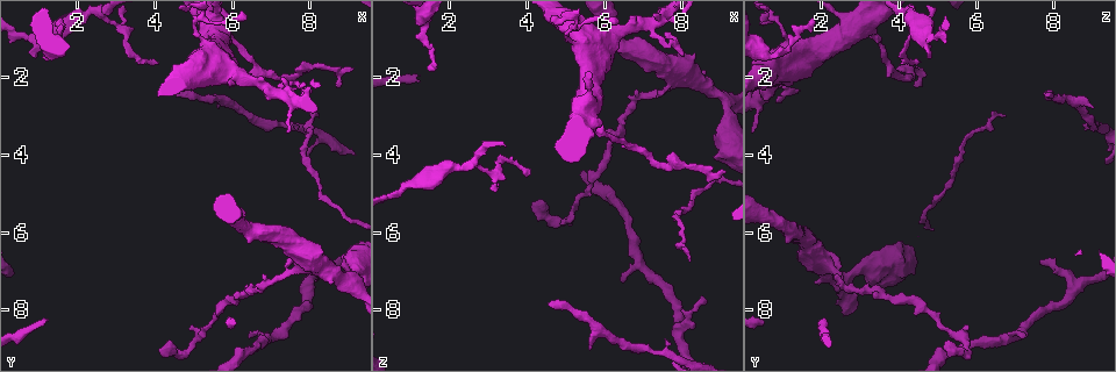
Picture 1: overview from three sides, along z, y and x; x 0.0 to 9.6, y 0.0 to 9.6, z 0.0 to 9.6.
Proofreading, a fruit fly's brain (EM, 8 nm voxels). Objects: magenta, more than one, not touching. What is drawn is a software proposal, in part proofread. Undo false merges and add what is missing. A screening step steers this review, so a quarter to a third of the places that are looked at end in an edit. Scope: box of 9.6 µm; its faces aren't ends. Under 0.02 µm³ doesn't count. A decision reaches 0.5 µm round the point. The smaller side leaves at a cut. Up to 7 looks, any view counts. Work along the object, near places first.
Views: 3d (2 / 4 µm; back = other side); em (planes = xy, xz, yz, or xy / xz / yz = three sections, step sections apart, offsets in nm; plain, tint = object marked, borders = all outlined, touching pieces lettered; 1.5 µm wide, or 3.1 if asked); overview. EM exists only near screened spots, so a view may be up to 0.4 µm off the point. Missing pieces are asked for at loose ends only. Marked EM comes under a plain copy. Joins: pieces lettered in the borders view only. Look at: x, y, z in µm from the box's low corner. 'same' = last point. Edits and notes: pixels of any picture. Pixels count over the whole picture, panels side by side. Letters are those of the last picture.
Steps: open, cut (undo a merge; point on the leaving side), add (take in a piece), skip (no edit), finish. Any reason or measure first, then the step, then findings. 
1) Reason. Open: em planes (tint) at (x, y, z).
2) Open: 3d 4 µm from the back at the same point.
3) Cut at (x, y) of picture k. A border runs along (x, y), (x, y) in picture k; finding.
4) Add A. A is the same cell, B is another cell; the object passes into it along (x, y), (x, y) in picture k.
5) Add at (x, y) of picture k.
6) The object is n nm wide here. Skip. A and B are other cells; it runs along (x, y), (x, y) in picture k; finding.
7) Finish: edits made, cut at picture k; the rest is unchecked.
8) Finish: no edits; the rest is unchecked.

Thin end. Open: em planes (borders) at (8.70, 2.15, 4.40).

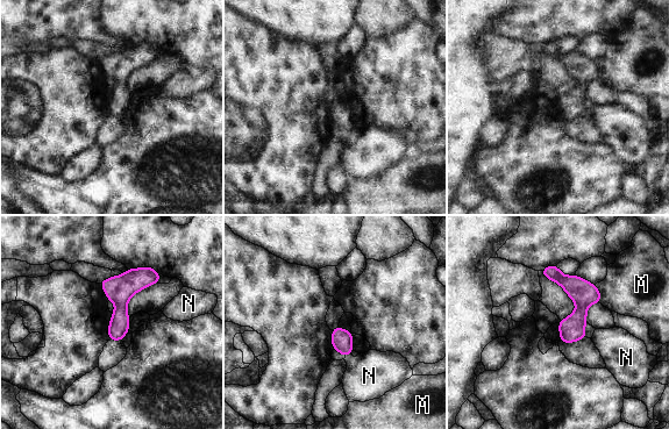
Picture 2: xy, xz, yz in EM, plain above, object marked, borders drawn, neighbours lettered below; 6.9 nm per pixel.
The object is 140 nm wide here. Skip. M and N are other cells; it runs along (147, 270), (120, 297), (112, 337) in picture 2; none of them fits.

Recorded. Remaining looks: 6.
Abrupt turn. Open: em yz step 8 (tint) at (4.65, 9.15, 5.80).

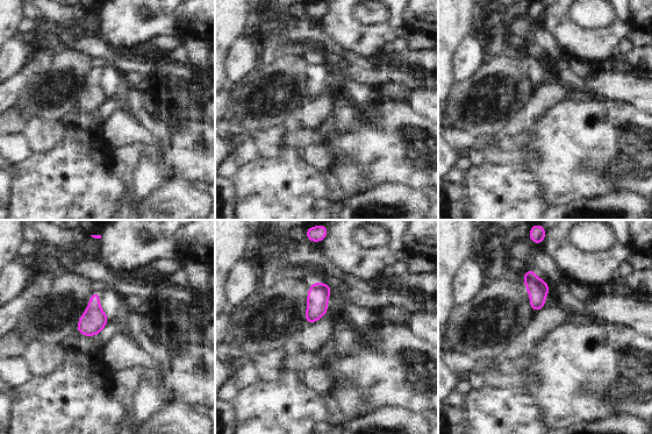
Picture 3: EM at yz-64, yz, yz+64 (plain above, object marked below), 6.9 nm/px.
Open: em planes (tint) at the same point.

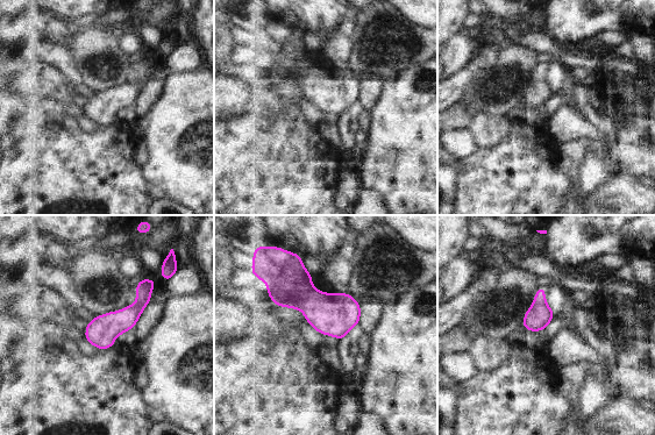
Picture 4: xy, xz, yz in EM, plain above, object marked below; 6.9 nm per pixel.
Open: em planes (borders) at the same point.

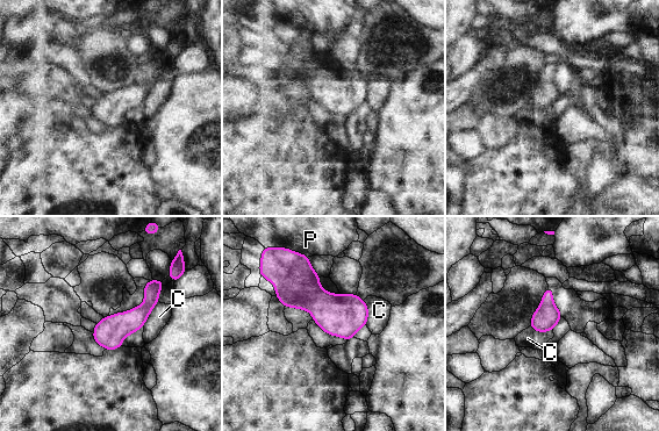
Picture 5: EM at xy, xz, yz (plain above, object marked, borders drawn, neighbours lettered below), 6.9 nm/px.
Skip. C and P are other cells; a border runs along (159, 302), (153, 307), (143, 325) in picture 5; continuous, no second neuron.

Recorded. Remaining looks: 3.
Free end. Open: em xy step 4 (tint) at (8.45, 6.75, 7.70).

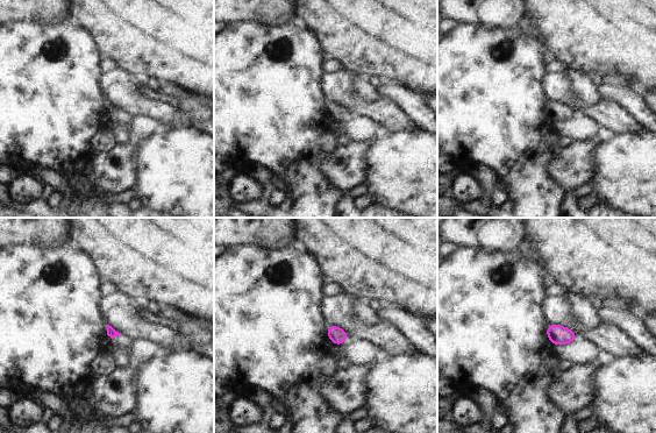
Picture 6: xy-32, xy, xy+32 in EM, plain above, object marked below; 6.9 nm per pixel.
Open: em planes (borders) at the same point.

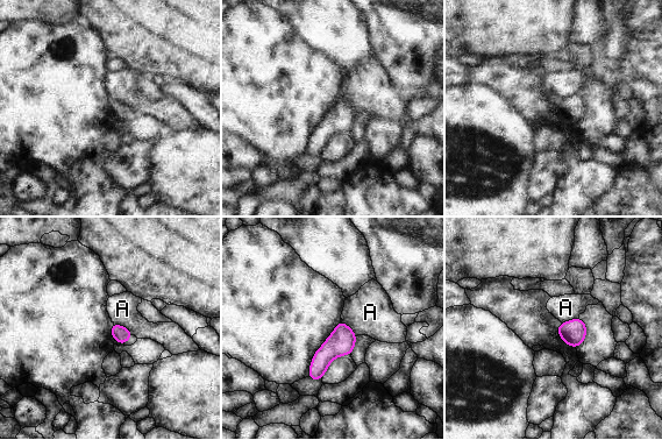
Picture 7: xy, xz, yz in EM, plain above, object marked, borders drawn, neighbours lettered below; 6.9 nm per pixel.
Skip. A is another cell; a border runs along (113, 321), (125, 326), (134, 334) in picture 7; none of them fits.

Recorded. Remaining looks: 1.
Finish: no edits; the rest is unchecked.

